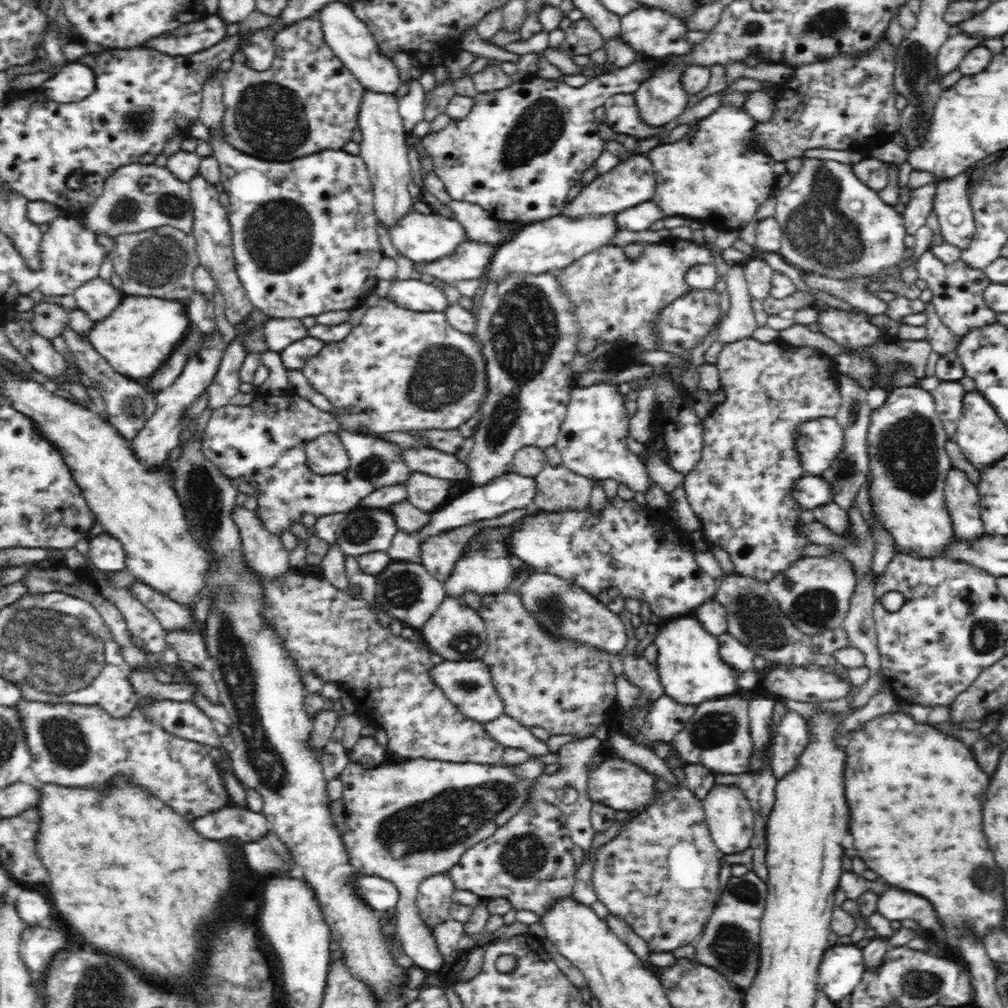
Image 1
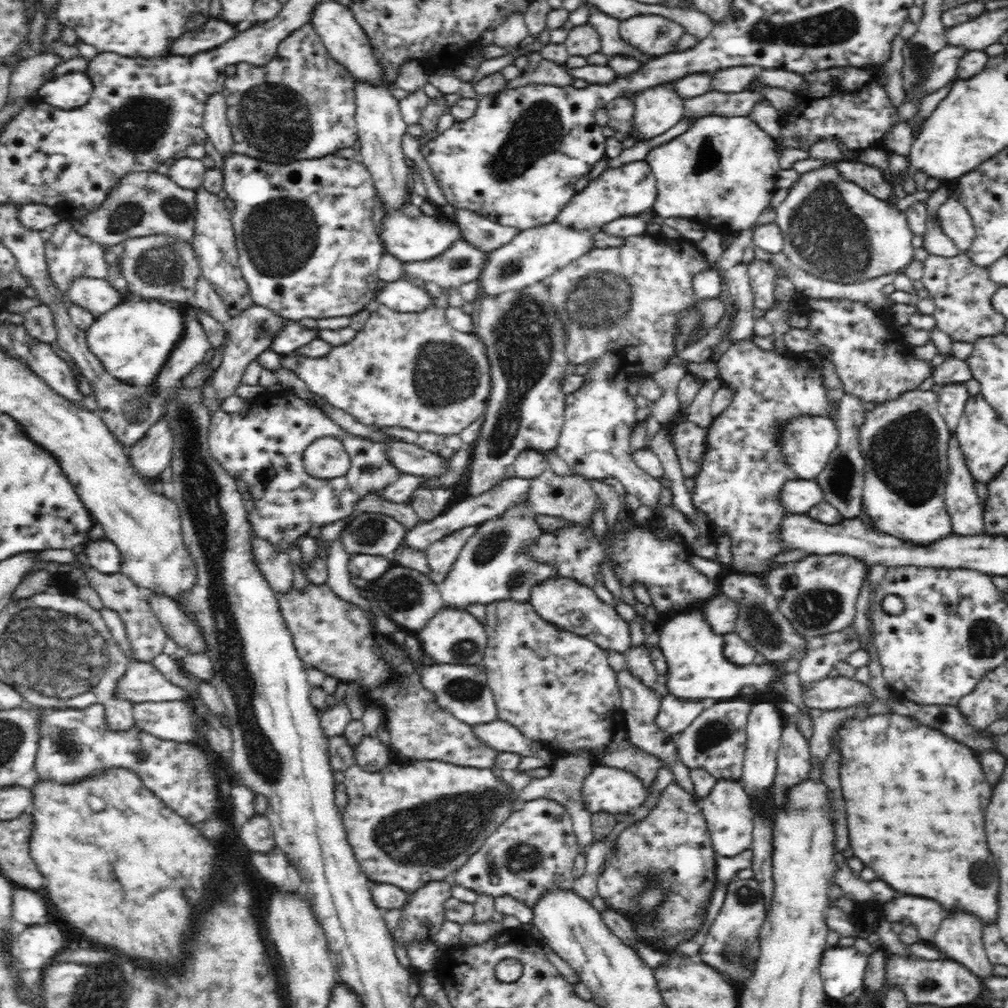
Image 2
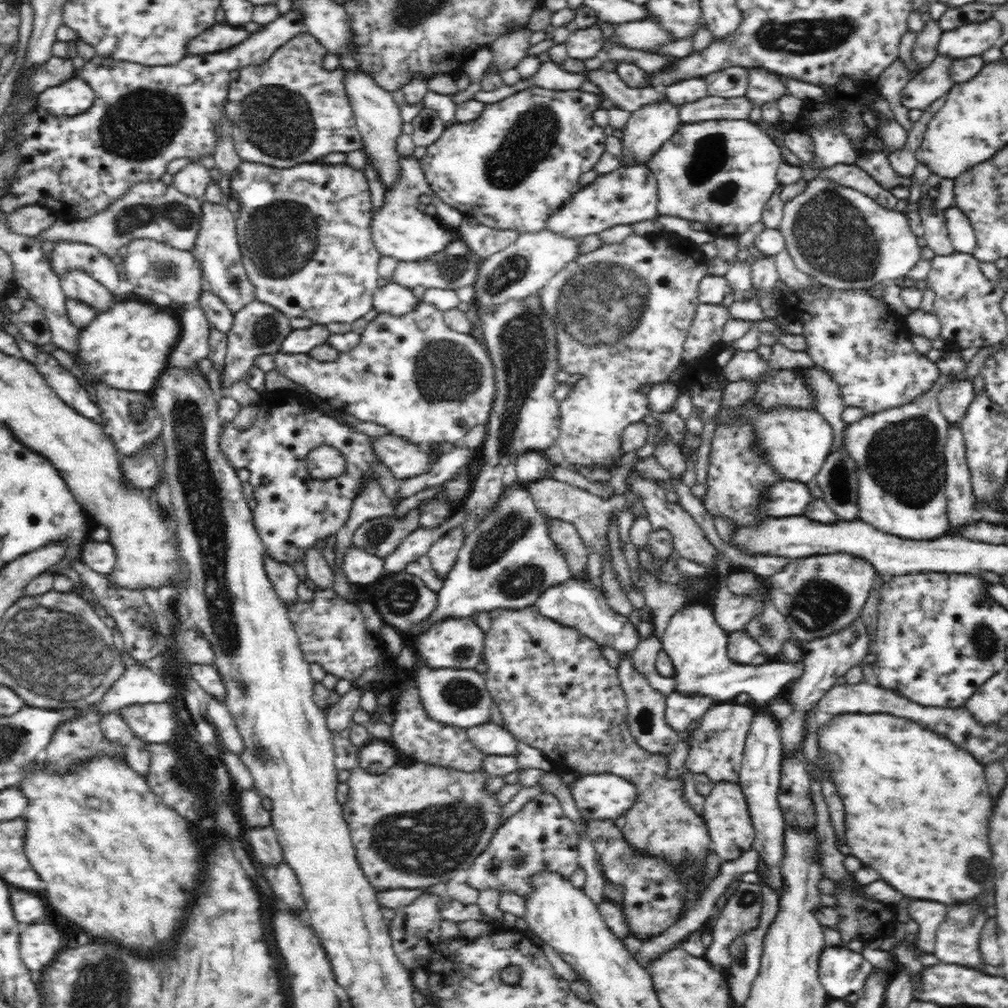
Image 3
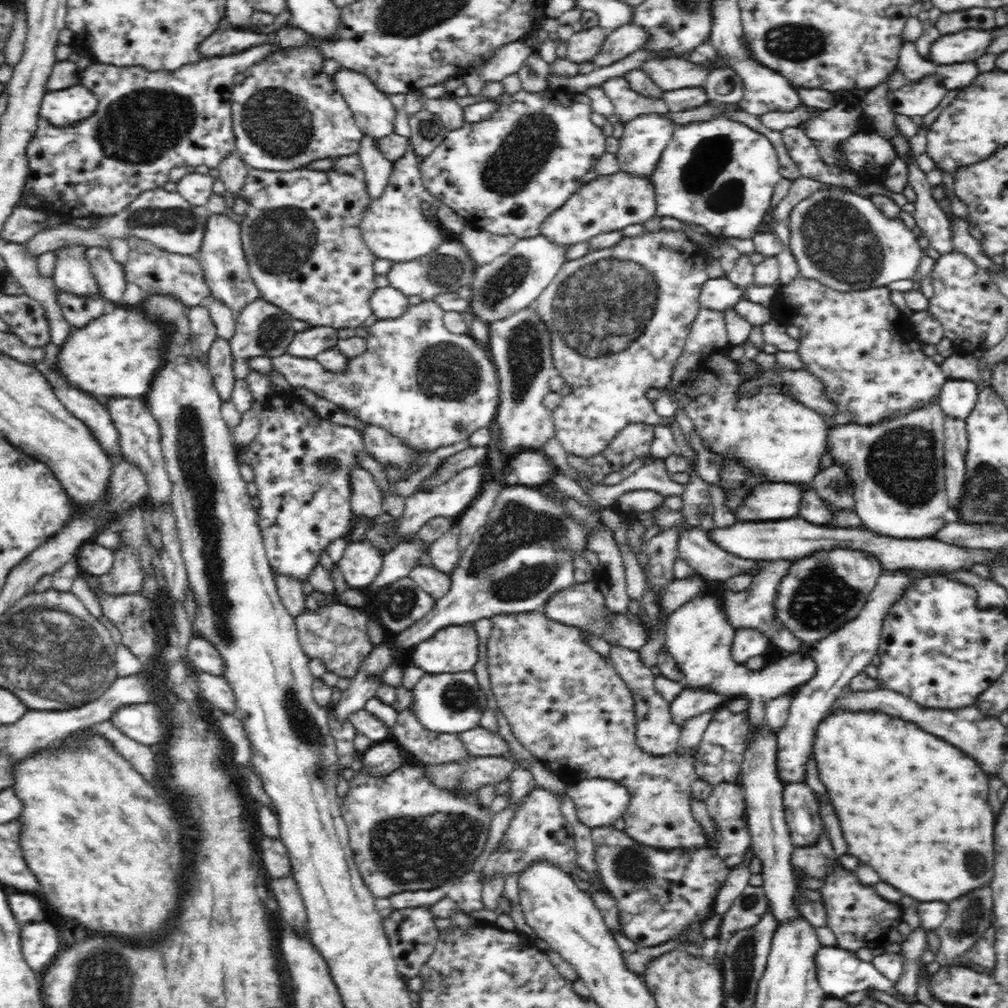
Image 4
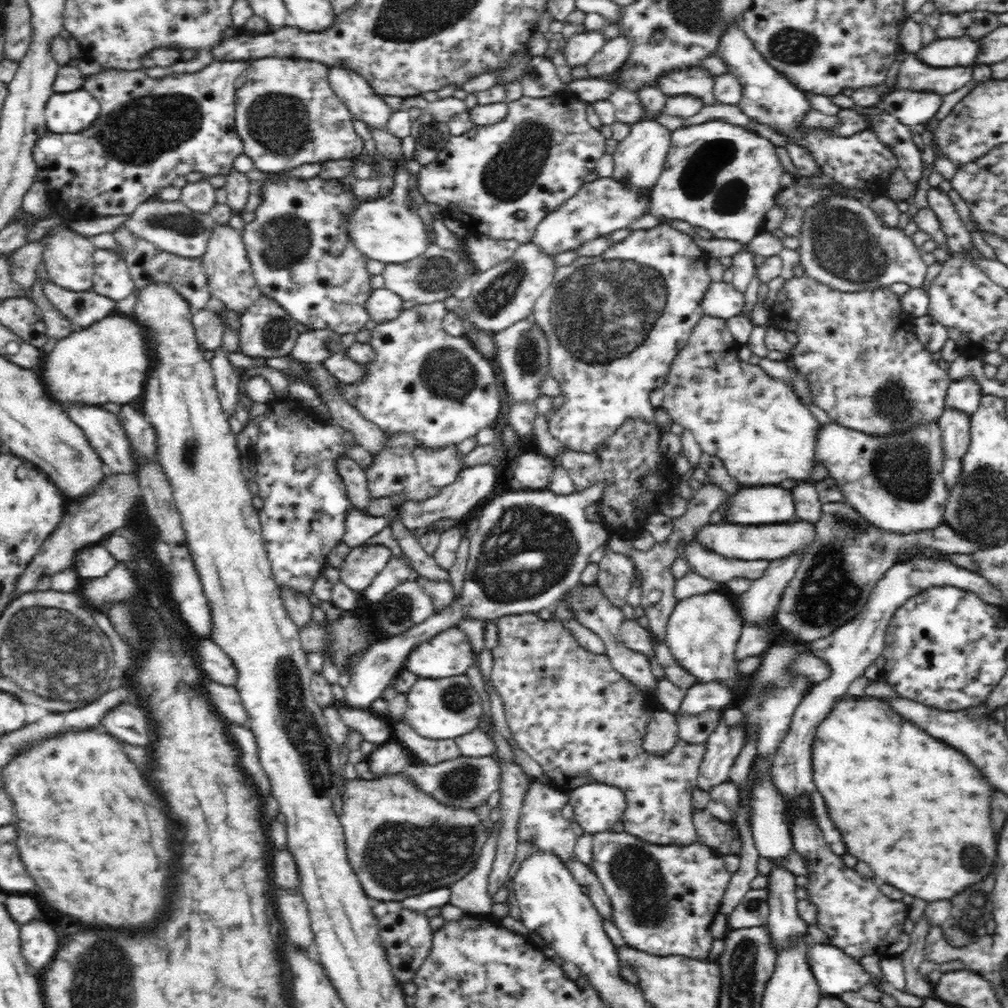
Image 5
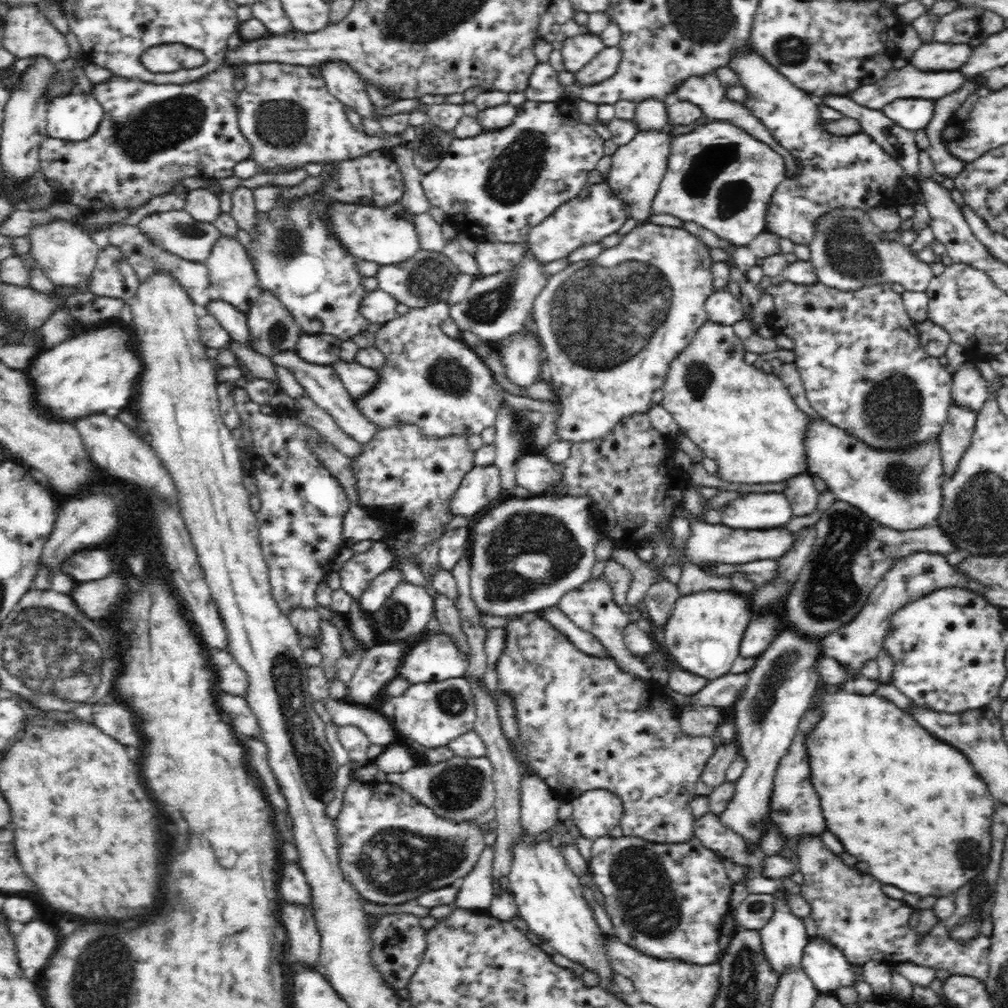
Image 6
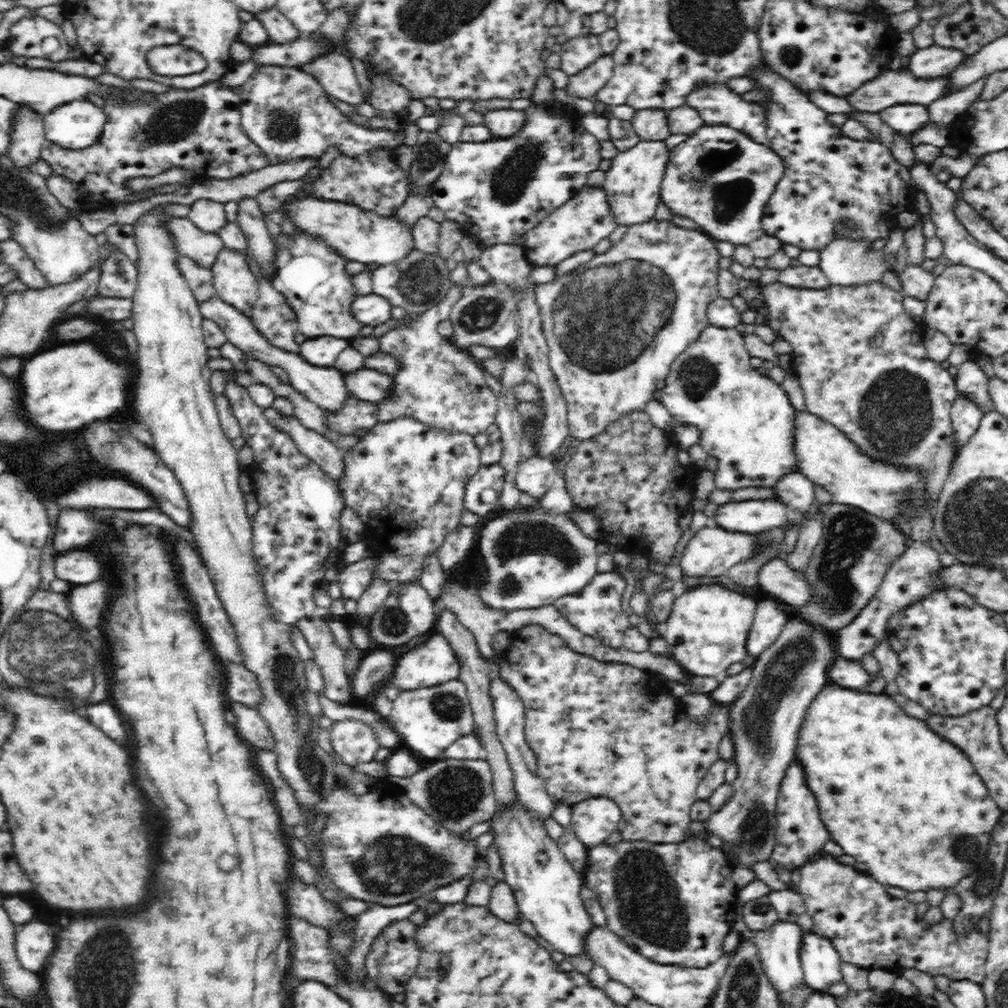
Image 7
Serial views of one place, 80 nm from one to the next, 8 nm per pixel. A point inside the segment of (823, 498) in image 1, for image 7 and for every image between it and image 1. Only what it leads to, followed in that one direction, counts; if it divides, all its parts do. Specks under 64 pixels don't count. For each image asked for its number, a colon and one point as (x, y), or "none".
2: (798, 496)
3: (786, 498)
4: (772, 501)
5: (767, 504)
6: (771, 510)
7: (753, 516)

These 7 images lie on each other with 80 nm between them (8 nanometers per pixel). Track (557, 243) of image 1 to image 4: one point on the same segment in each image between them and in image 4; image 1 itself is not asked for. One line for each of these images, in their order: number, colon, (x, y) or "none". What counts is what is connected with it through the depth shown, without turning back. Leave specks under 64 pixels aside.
2: (533, 255)
3: (522, 269)
4: (514, 281)

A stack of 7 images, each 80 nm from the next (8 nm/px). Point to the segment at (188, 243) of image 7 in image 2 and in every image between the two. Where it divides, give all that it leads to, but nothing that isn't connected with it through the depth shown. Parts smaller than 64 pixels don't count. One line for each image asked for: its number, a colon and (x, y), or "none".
2: (143, 203)
3: (151, 210)
4: (166, 219)
5: (174, 228)
6: (176, 231)

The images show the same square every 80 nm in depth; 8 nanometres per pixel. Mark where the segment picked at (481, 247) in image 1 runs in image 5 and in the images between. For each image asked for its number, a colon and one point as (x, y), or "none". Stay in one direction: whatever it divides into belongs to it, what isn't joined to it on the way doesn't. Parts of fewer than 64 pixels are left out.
2: (462, 263)
3: (455, 266)
4: (447, 268)
5: (433, 276)

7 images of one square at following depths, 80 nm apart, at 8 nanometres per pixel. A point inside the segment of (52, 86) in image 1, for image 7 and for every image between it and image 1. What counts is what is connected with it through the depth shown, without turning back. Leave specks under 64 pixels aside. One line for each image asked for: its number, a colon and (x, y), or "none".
2: (71, 91)
3: (73, 97)
4: (66, 107)
5: (74, 111)
6: (74, 117)
7: (78, 124)

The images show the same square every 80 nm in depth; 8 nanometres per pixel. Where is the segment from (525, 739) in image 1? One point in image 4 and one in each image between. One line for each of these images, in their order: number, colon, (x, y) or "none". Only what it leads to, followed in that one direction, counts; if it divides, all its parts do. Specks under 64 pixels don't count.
2: (502, 736)
3: (491, 739)
4: (478, 742)

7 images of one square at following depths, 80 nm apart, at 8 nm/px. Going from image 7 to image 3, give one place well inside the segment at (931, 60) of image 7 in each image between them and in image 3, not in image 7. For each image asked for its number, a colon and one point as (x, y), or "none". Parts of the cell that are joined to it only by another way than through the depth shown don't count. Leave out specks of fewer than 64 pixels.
3: (973, 40)
4: (965, 46)
5: (950, 52)
6: (935, 57)

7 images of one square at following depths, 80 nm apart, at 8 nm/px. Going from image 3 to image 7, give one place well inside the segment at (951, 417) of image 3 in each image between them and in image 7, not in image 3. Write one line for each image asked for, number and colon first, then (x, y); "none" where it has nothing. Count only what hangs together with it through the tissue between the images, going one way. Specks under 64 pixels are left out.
4: (957, 398)
5: (964, 394)
6: (970, 389)
7: (971, 381)

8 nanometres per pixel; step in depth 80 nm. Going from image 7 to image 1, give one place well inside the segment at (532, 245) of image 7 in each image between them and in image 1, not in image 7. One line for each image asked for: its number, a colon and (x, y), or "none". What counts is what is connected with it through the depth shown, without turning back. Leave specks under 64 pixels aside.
1: (633, 180)
2: (630, 190)
3: (628, 195)
4: (606, 204)
5: (600, 207)
6: (596, 212)

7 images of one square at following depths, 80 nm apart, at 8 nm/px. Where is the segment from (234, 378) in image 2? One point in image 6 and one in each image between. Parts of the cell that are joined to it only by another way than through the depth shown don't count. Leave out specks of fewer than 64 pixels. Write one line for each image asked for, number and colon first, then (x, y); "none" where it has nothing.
3: (258, 328)
4: (261, 328)
5: (267, 331)
6: (270, 323)

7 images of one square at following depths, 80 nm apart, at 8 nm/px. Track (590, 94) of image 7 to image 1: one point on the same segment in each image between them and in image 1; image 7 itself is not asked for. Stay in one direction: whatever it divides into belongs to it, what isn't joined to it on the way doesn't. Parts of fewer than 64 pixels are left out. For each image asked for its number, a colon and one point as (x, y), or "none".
1: (650, 32)
2: (653, 35)
3: (643, 35)
4: (620, 43)
5: (612, 57)
6: (602, 67)

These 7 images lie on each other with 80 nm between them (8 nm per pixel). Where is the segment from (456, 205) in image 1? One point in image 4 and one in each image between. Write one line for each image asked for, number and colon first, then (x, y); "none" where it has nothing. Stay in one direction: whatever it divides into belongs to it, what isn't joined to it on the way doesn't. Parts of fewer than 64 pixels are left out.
2: (477, 230)
3: (482, 240)
4: (483, 246)

